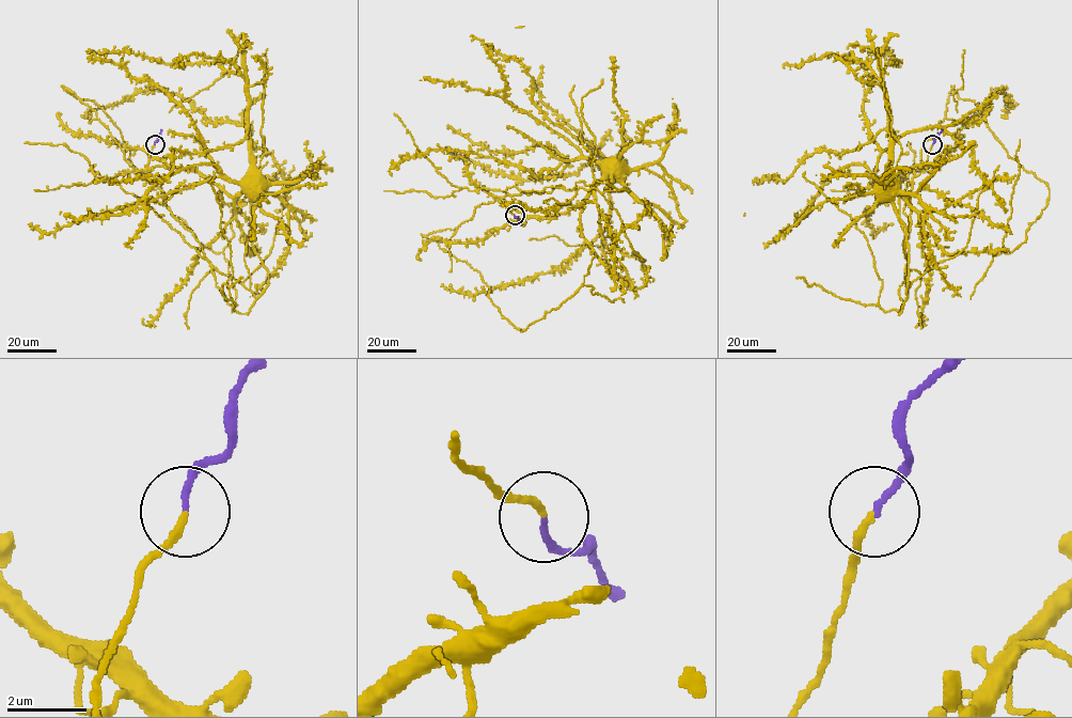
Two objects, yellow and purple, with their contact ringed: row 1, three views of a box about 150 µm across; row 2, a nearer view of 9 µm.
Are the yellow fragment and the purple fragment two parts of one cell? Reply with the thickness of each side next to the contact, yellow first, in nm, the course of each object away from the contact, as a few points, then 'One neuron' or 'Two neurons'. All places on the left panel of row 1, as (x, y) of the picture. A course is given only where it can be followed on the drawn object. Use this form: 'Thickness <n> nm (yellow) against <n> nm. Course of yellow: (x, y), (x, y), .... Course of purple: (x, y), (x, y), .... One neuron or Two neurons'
Thickness 180 nm (yellow) against 140 nm. Course of yellow: (155, 144), (147, 169), (168, 166), (195, 169), (229, 196), (236, 196), (258, 185). Course of purple: (155, 144), (161, 129). One neuron

